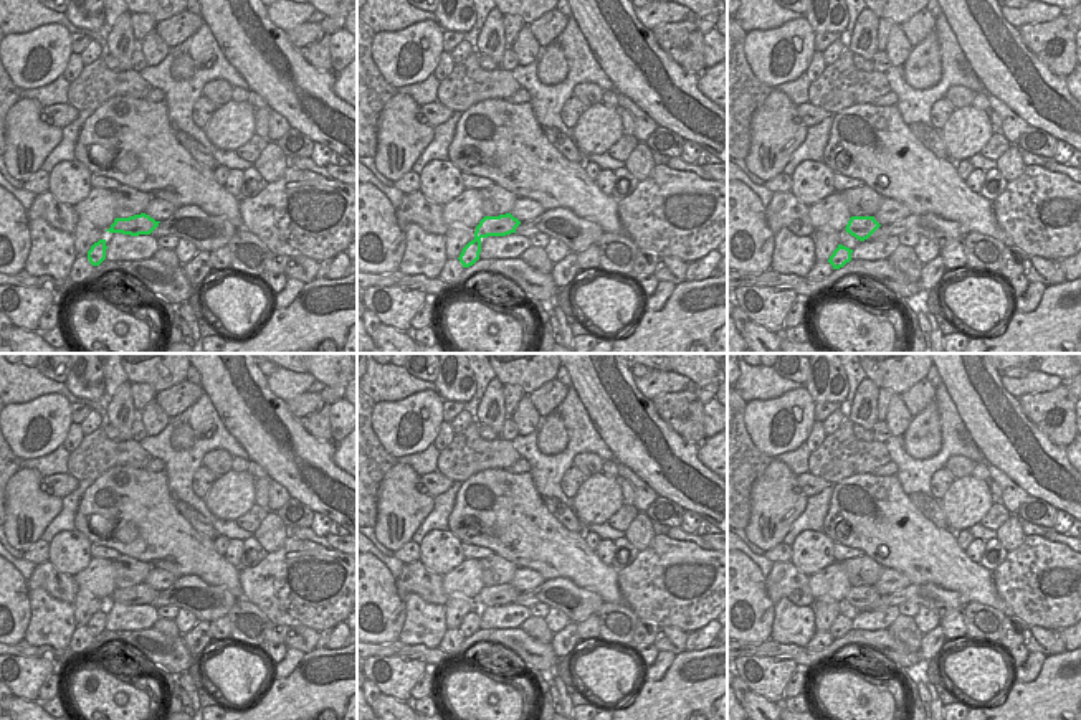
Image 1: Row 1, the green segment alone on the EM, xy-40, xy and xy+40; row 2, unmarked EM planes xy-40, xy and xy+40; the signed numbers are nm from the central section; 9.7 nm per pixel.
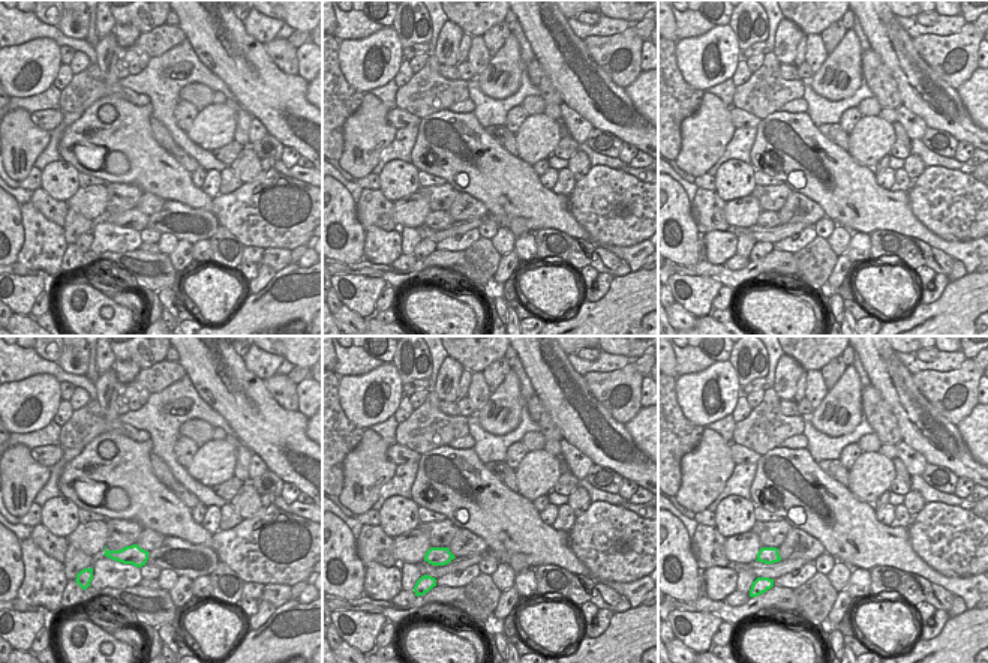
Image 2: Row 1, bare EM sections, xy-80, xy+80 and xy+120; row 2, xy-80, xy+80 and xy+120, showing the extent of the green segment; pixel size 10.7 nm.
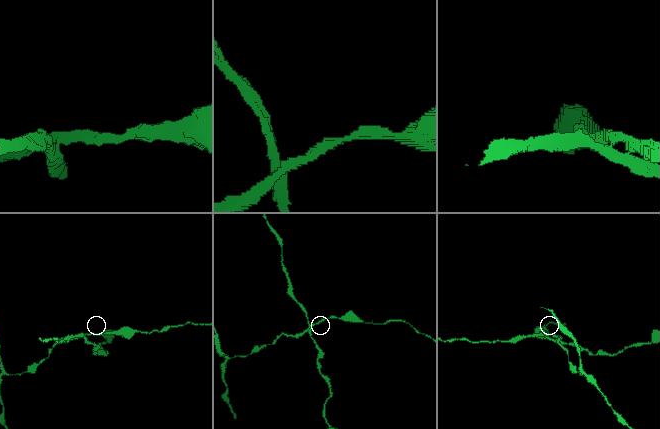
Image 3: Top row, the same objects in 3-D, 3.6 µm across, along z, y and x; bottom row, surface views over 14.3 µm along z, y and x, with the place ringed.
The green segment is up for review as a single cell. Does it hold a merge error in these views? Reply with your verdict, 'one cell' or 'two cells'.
two cells

